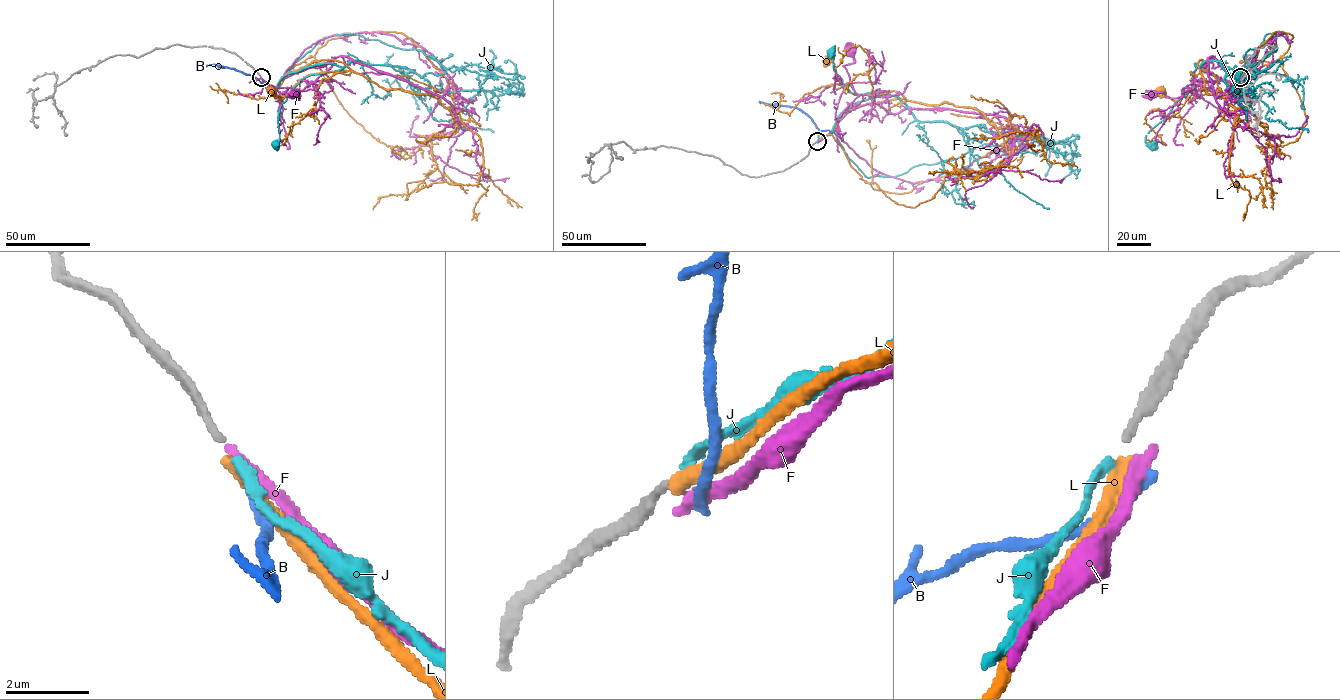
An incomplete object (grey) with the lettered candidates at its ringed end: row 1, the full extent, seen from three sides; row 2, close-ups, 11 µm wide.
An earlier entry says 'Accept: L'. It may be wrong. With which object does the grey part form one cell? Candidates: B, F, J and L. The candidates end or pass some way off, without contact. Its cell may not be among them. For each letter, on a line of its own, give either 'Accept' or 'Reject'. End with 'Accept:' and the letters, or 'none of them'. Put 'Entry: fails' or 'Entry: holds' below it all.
B: Reject
F: Reject
J: Accept
L: Reject
Accept: J
Entry: fails

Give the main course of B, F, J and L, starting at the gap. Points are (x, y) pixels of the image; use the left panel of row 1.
B: (262, 79), (263, 84), (233, 69), (215, 64), (203, 67)
F: (261, 78), (275, 88), (281, 79), (334, 58), (324, 73), (293, 98), (288, 96), (294, 94)
J: (261, 78), (275, 87), (303, 68), (326, 64), (342, 68), (306, 76), (294, 87), (281, 105), (275, 145)
L: (261, 78), (274, 90), (285, 75), (321, 60), (344, 62), (351, 70), (307, 75), (281, 101), (271, 92)

